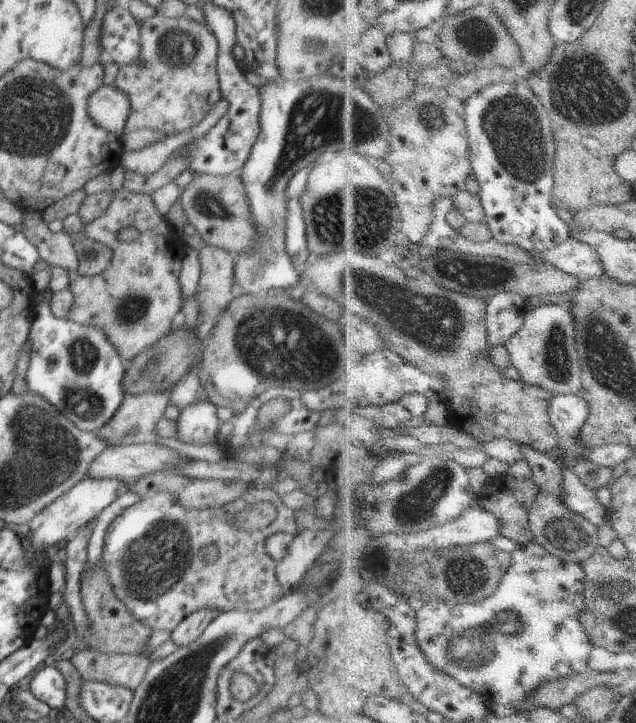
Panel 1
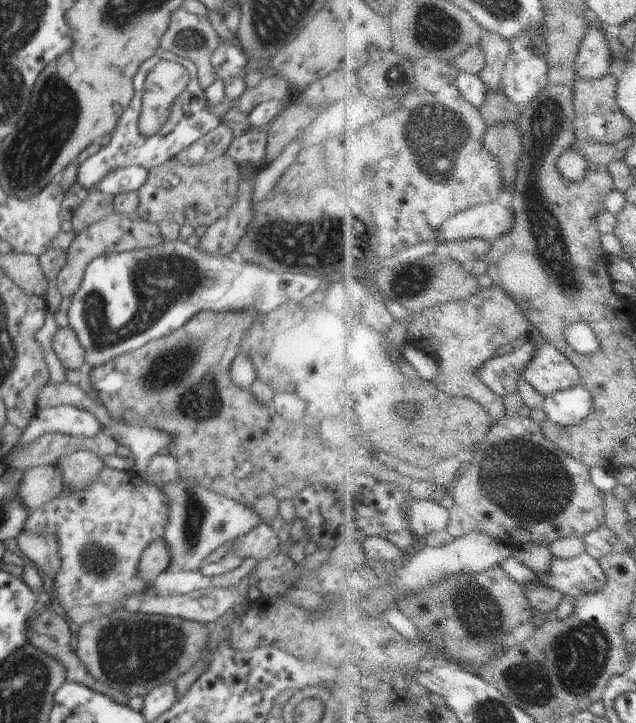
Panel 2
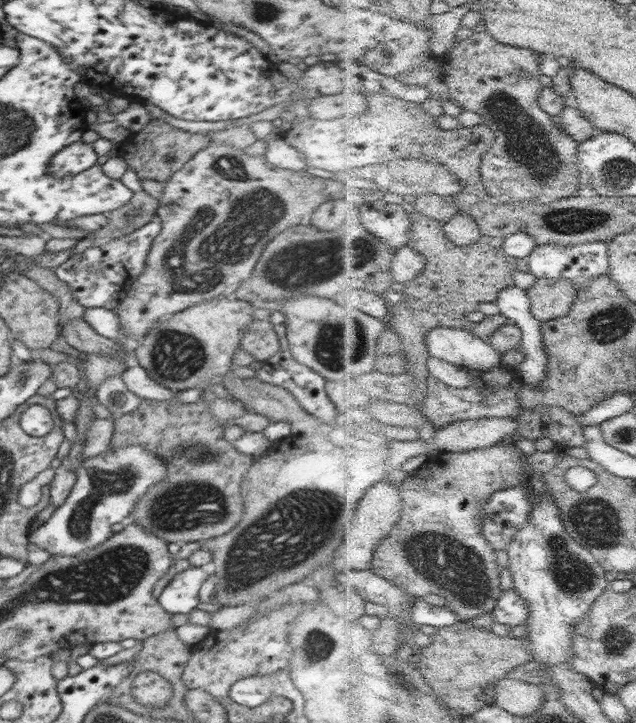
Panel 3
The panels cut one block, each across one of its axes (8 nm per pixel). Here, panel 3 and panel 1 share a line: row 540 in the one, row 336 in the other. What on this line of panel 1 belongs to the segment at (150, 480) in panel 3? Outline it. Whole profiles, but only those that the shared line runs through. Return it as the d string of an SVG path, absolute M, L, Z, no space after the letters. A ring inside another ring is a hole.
M43 299L34 308L29 338L33 344L32 364L26 375L28 390L44 397L59 410L60 416L71 420L80 430L100 431L128 396L123 385L126 371L105 332L68 318L56 318L49 300ZM50 362L54 364L54 370L46 370L46 364Z

